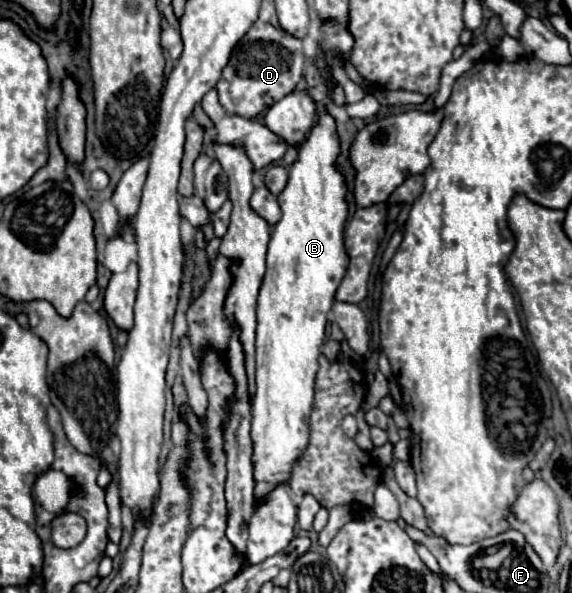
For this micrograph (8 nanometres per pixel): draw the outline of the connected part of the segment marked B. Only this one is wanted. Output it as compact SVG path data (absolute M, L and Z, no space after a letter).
M322 105L308 139L298 145L298 159L290 167L290 179L278 195L282 217L270 235L266 275L258 297L256 391L250 431L254 439L256 499L262 499L278 483L288 481L292 465L308 443L308 419L314 401L320 345L326 337L328 313L336 289L350 263L344 249L348 185L346 175L336 165L338 157L340 139L336 121Z

